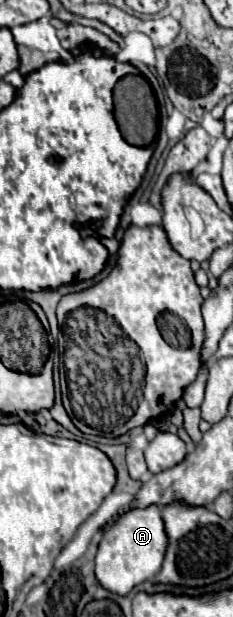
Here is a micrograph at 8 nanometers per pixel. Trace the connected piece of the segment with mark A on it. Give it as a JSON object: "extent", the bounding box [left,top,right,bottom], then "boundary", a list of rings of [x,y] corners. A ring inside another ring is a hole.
{"extent":[96,506,166,596],"boundary":[[[148,506],[144,510],[132,510],[120,516],[110,528],[106,528],[96,554],[96,580],[102,588],[112,594],[126,596],[134,586],[152,580],[162,566],[166,552],[166,532],[158,506]]]}

